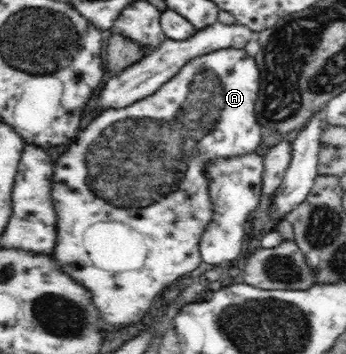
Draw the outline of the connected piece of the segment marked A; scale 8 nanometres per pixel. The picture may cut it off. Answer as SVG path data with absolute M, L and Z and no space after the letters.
M219 49L193 57L179 70L179 74L175 74L173 79L169 80L167 84L161 85L148 97L140 98L132 105L120 109L103 109L83 130L79 131L79 134L76 134L77 138L69 145L69 148L54 161L52 202L57 211L58 235L52 256L59 266L88 290L93 304L100 312L101 333L120 330L135 322L140 325L139 320L142 320L143 316L147 314L147 310L153 306L155 298L163 292L163 288L167 288L171 282L186 280L186 274L201 264L200 238L215 212L208 191L210 187L208 186L208 172L204 166L211 161L221 161L227 157L241 157L257 152L262 147L263 131L255 113L260 79L261 72L257 61L255 57L249 56L245 49Z

